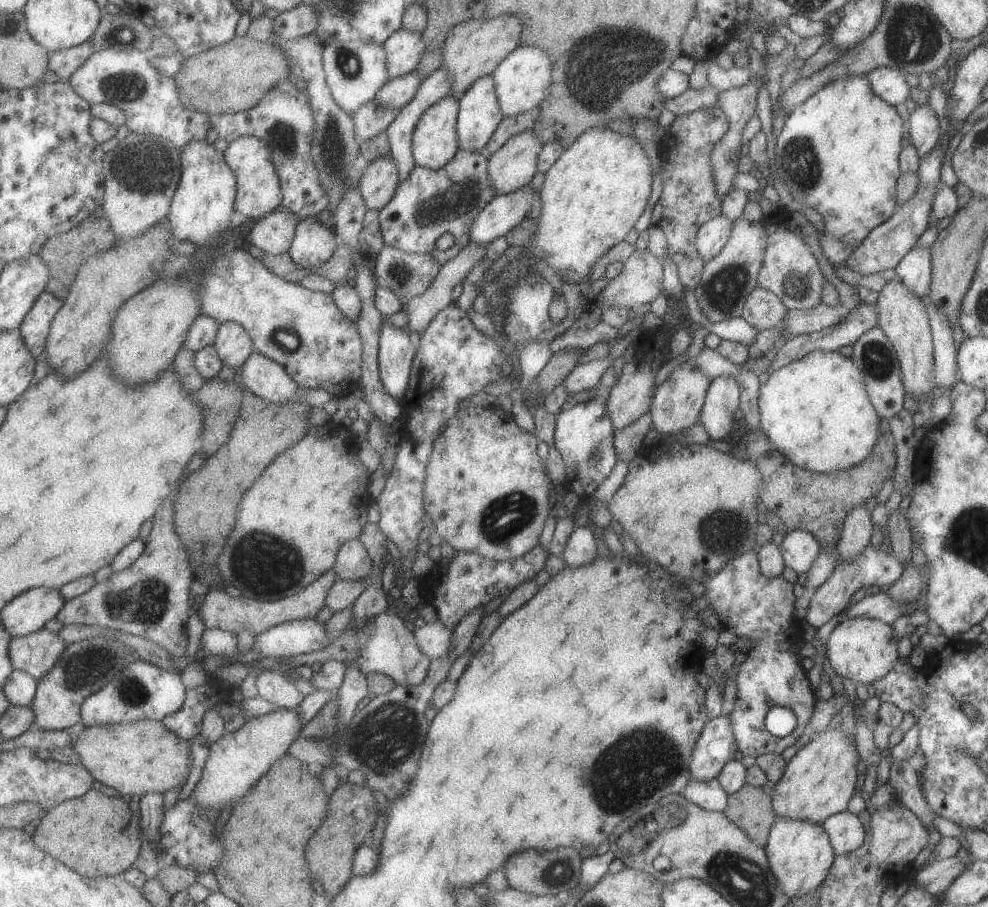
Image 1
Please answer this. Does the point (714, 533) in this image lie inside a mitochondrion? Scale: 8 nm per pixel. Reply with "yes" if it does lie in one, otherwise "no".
yes

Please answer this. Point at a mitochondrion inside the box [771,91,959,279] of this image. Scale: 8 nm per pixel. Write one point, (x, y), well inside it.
(802, 161)

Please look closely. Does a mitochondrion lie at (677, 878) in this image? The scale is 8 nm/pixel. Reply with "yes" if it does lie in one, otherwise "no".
no

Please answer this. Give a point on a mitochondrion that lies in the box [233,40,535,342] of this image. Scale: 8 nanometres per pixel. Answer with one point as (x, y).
(435, 209)

